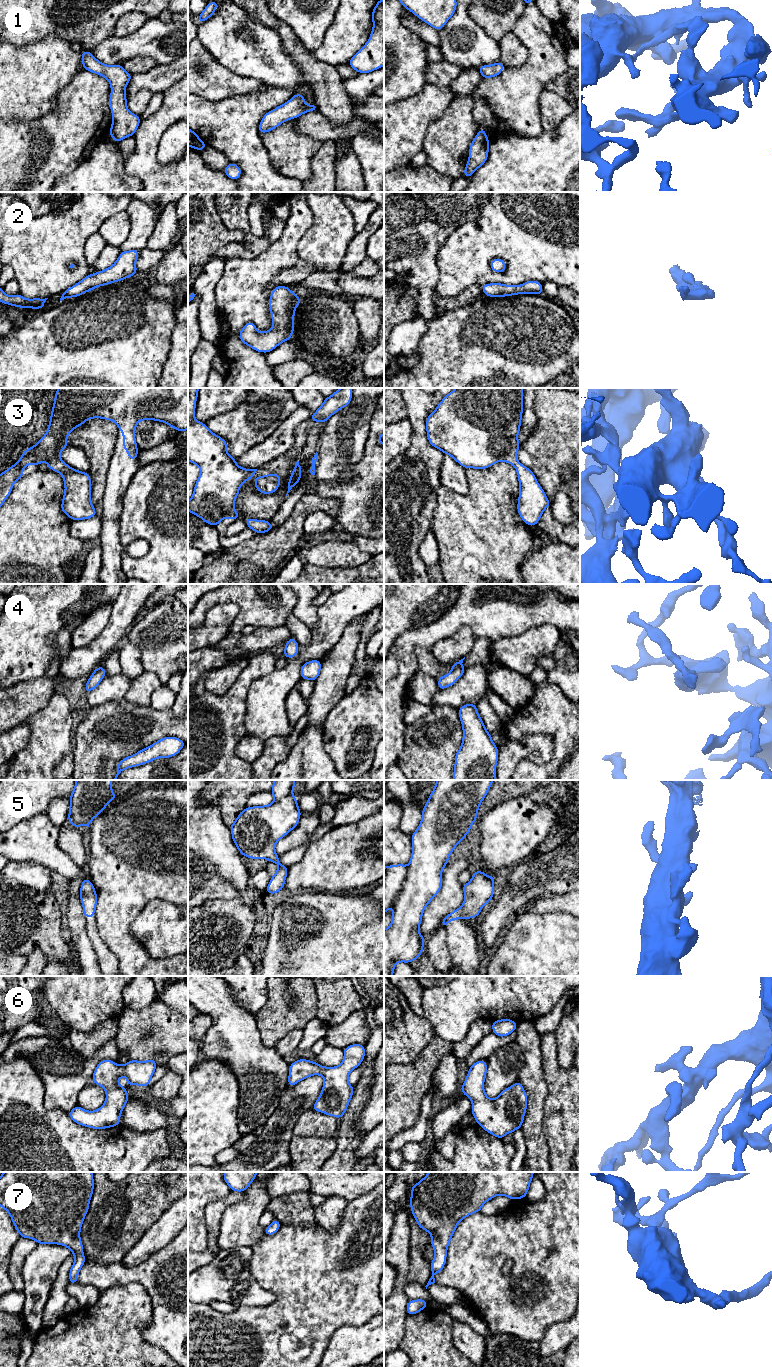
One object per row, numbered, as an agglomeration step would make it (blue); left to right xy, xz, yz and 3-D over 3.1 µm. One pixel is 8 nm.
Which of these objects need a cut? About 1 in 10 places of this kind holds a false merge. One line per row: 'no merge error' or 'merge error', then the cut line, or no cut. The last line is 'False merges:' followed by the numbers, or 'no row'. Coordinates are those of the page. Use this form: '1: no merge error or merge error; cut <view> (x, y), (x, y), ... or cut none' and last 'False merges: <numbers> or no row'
1: no merge error; cut none
2: no merge error; cut none
3: no merge error; cut none
4: no merge error; cut none
5: no merge error; cut none
6: no merge error; cut none
7: no merge error; cut none
False merges: no row

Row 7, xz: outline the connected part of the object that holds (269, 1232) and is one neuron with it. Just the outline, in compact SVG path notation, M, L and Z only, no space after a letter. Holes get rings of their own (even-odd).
M274 1219L274 1221L267 1228L265 1228L265 1234L268 1236L274 1235L280 1227L281 1223Z

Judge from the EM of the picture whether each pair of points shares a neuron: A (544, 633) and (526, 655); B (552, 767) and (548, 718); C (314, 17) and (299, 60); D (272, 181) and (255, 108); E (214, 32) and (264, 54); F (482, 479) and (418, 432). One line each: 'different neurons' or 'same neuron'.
A: same neuron
B: same neuron
C: different neurons
D: same neuron
E: same neuron
F: different neurons

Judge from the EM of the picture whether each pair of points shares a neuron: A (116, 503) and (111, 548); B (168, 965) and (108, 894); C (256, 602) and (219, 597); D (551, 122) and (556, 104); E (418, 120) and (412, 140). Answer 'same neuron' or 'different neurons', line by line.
A: same neuron
B: same neuron
C: same neuron
D: same neuron
E: same neuron

